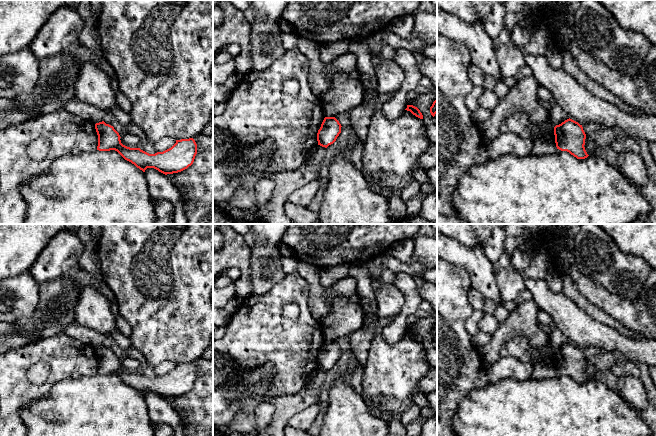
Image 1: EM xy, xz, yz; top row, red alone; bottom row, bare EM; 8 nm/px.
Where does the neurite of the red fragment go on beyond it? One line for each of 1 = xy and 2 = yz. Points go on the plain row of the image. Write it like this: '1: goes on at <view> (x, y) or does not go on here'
1: does not go on here
2: does not go on here

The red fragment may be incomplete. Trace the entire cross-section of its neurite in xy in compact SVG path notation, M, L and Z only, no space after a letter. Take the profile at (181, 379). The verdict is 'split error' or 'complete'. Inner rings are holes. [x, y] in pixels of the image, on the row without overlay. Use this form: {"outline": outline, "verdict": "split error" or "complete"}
{"outline": "M104 345L96 347L95 353L98 359L99 375L117 375L125 384L134 388L137 392L145 396L147 392L154 392L159 396L167 399L181 396L191 390L197 378L197 368L193 362L176 364L176 367L169 373L155 378L149 378L140 372L130 372L121 367L119 357L113 350L106 348Z", "verdict": "complete"}

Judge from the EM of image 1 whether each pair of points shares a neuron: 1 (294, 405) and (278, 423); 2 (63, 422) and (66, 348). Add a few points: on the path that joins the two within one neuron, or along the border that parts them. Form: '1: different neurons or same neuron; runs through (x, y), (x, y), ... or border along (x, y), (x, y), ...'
1: same neuron; runs through (290, 409), (280, 419)
2: different neurons; border along (70, 377), (58, 381), (47, 394)

